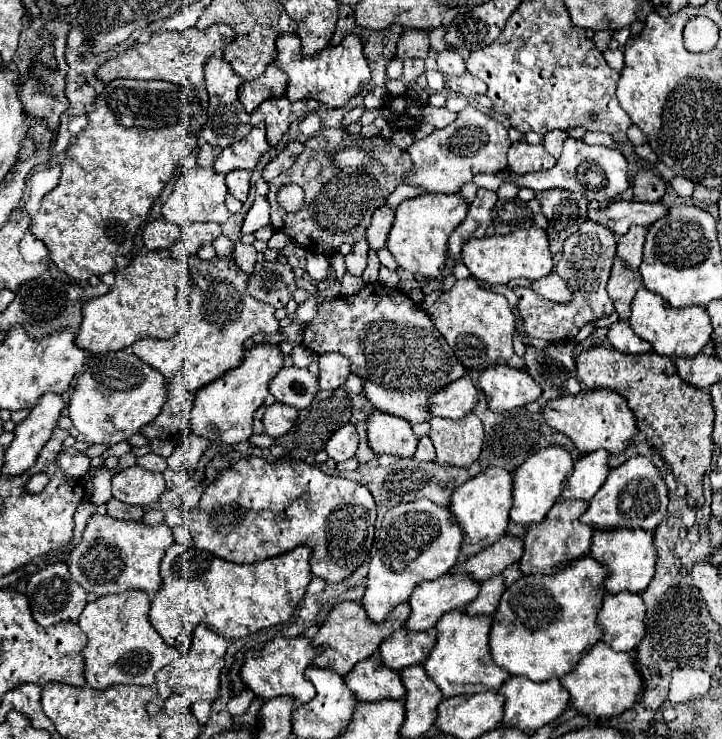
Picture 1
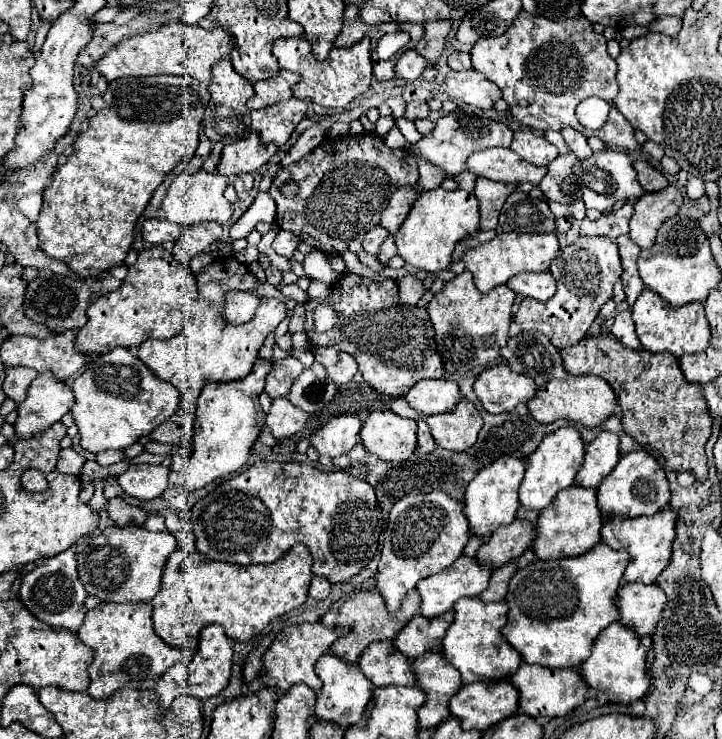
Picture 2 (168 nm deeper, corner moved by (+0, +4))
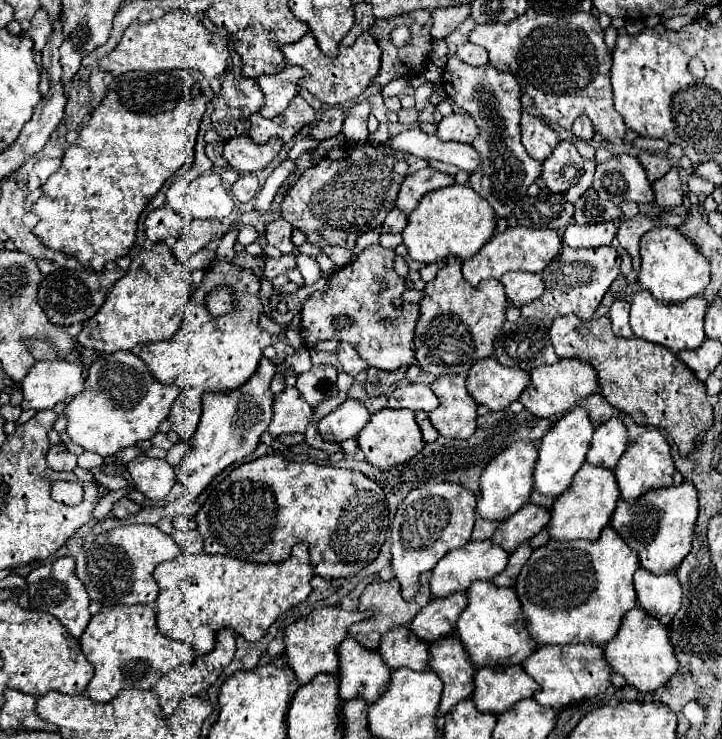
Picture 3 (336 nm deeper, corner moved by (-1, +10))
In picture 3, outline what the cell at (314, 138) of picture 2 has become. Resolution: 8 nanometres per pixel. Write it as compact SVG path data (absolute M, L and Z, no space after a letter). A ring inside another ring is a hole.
M330 107L330 109L322 111L322 119L312 127L308 139L324 141L324 139L336 137L340 133L340 129L342 129L342 123L344 123L344 109Z

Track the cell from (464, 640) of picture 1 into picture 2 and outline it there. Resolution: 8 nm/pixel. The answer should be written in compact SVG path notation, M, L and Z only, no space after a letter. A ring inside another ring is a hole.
M467 597L455 603L455 621L445 633L443 653L447 661L457 667L463 683L483 679L507 679L519 669L521 655L507 643L501 633L503 625L507 623L507 613L509 607L505 601L483 603L479 597Z

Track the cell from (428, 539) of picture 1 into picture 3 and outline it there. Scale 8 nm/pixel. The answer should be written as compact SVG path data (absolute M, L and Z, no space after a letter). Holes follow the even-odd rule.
M440 483L412 489L400 503L392 523L392 571L402 587L402 597L408 601L420 589L420 575L430 571L450 549L470 541L476 521L476 495L462 485Z

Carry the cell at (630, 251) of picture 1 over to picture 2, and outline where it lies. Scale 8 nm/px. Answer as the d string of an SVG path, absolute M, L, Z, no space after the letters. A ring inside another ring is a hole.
M675 185L665 187L663 191L645 193L635 203L635 213L631 219L631 239L641 247L647 249L655 243L659 227L679 213L683 205L683 195Z

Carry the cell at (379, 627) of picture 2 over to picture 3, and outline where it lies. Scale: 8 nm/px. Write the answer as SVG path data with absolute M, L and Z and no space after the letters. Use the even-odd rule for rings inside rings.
M424 573L424 579L422 579L422 585L420 585L420 589L418 589L418 593L416 593L416 599L412 599L412 601L404 601L402 599L402 595L400 595L400 585L398 585L398 581L396 579L392 579L392 581L374 581L374 583L370 583L368 587L366 587L366 591L360 595L360 599L358 599L358 609L360 611L366 611L366 609L372 609L372 611L376 611L370 619L364 619L364 621L360 621L360 623L354 623L350 629L348 629L348 635L354 639L354 641L358 641L362 647L366 647L366 649L376 649L378 647L378 643L380 643L380 637L386 633L386 631L390 631L390 629L396 629L396 627L402 627L402 625L410 625L410 621L412 621L412 617L416 617L416 613L424 607L424 605L428 605L428 601L432 599L430 597L430 587L428 587L428 577L430 577L430 573Z

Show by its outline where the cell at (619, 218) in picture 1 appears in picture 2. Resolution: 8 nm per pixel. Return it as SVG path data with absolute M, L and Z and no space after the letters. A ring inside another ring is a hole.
M631 203L623 205L621 209L613 213L599 217L597 221L591 221L591 219L577 221L575 219L565 237L567 237L567 243L575 243L579 237L587 237L587 235L601 235L601 237L617 239L619 235L629 233L629 219L631 219Z

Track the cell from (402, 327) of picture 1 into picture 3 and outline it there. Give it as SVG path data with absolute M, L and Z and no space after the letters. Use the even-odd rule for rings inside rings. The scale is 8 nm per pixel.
M370 245L352 263L330 277L326 293L312 293L304 301L302 339L306 347L314 347L314 343L322 339L336 339L350 343L370 367L382 371L416 365L414 331L420 319L420 305L402 299L404 291L406 281L394 271L394 251ZM376 275L388 279L388 287L384 291L378 291L374 283Z

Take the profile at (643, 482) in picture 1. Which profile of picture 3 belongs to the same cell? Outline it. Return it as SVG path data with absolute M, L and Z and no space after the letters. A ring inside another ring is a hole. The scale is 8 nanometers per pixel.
M656 429L646 431L644 435L638 437L638 441L630 443L630 447L624 451L624 455L620 457L620 461L618 461L616 469L614 469L618 489L620 489L620 499L628 501L628 503L634 503L652 489L670 487L674 469L676 467L674 467L672 455L670 455L670 445L662 437L662 433L656 431Z

